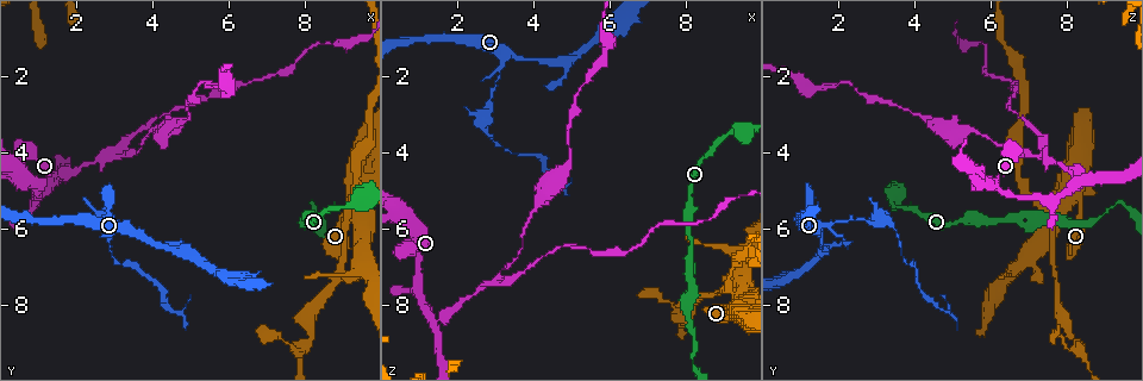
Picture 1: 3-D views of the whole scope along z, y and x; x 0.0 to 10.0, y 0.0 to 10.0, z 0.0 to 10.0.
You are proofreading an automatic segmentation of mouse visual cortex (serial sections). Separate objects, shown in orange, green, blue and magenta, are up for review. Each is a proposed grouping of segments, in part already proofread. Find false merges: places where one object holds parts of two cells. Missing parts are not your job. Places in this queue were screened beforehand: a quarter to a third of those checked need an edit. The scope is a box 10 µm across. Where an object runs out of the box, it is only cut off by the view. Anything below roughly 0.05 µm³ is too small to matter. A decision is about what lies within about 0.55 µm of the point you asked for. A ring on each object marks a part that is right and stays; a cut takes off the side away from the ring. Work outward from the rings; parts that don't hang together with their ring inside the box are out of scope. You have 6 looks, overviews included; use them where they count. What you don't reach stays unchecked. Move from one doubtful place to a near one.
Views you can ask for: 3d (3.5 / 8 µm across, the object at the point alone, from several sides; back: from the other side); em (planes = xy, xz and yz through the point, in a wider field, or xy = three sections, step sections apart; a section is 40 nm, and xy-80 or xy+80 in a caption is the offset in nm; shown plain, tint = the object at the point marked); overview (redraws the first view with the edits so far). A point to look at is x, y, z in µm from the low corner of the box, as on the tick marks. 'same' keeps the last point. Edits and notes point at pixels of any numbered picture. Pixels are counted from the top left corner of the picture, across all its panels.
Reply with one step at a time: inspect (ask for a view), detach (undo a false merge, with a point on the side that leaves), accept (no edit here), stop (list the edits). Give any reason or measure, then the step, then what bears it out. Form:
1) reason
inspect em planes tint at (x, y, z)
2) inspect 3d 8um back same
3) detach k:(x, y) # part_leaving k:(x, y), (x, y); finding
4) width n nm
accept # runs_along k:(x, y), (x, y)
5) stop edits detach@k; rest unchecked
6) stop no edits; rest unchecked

sharp bend
inspect 3d 3.5um at (9.35, 5.45, 3.50)

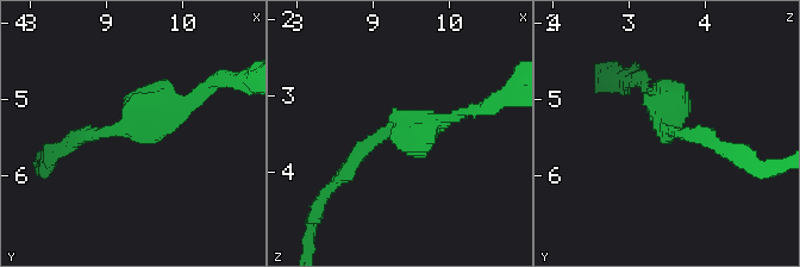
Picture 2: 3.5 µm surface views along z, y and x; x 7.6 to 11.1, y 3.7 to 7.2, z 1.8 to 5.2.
accept # runs_along 2:(73, 141), (139, 132), (164, 81); all the same cell

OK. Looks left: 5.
sudden change in width
inspect 3d 8um at (9.10, 5.45, 7.45)

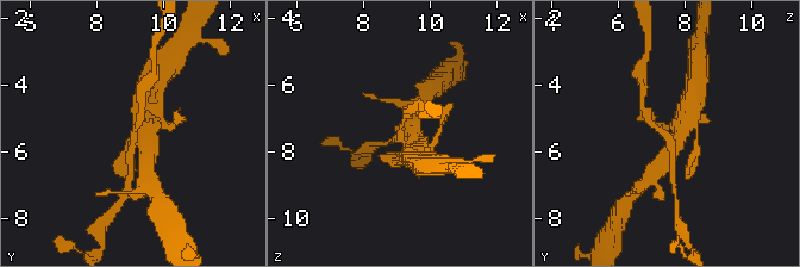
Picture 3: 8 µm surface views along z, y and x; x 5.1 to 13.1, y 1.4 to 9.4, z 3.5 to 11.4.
shape alone is not enough
inspect em xy step 2 tint same

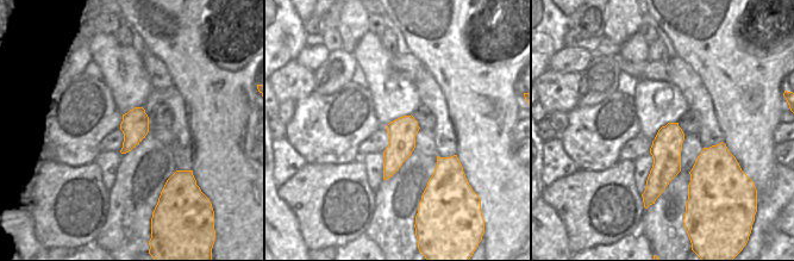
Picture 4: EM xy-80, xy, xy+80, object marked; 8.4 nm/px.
accept # runs_along 3:(685, 128), (673, 143), (644, 111); continuous, no second cell

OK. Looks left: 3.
side arm on a straight run
inspect 3d 3.5um at (7.95, 9.15, 8.30)

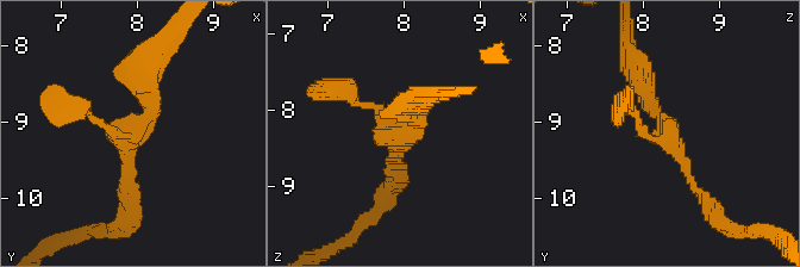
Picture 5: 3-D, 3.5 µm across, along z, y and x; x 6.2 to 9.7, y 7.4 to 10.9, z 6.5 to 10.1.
arms 3; arm_widths 150, 150, 300 nm
inspect em xy step 3 tint at (8.00, 9.10, 8.30)

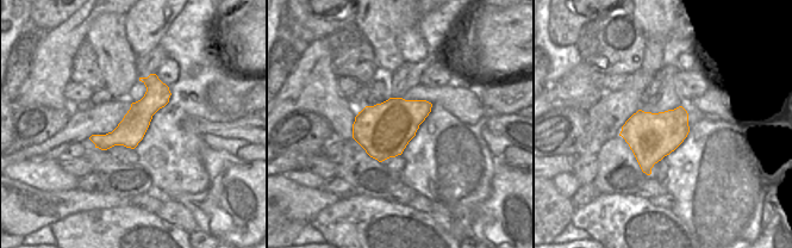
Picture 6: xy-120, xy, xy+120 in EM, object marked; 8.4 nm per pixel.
accept # continuous, no second cell

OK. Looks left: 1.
stop no edits; rest unchecked

